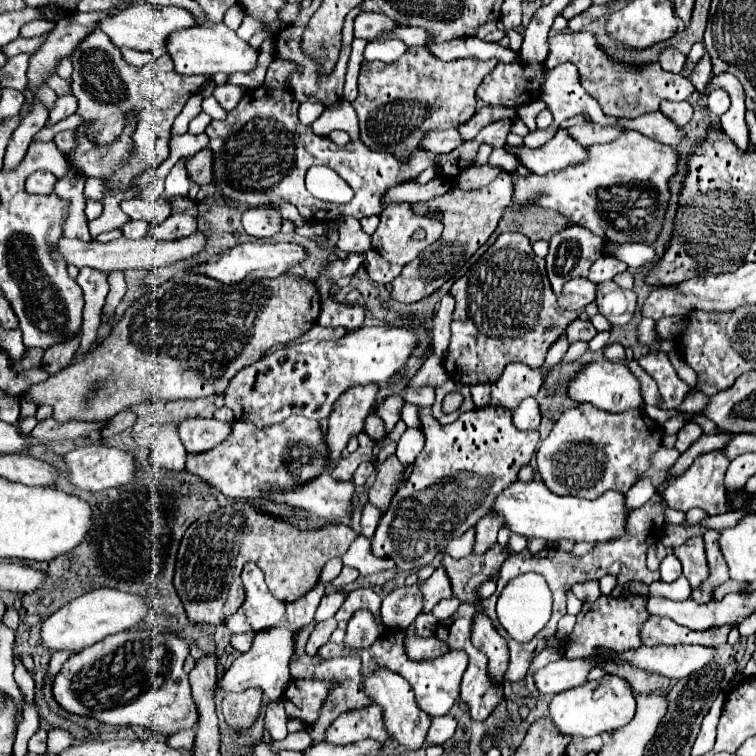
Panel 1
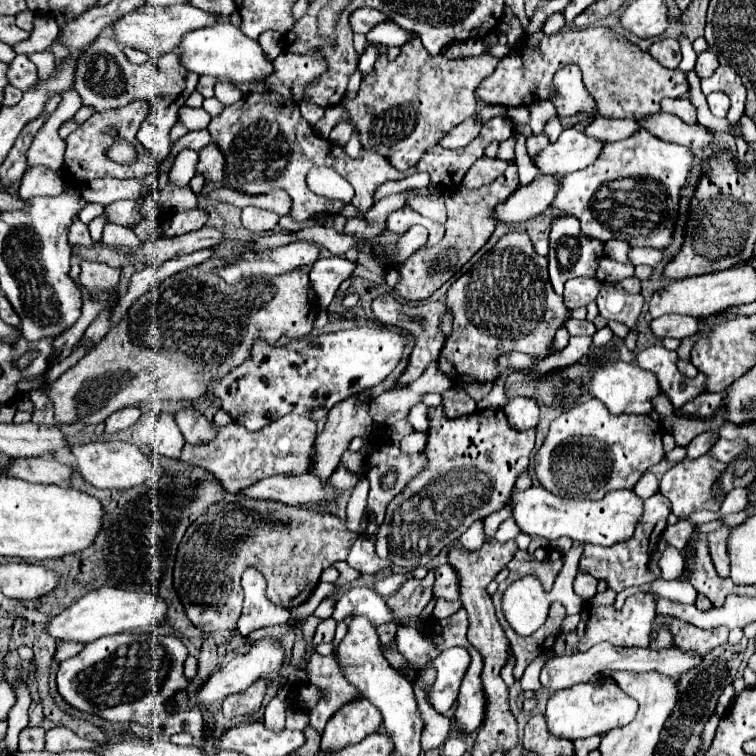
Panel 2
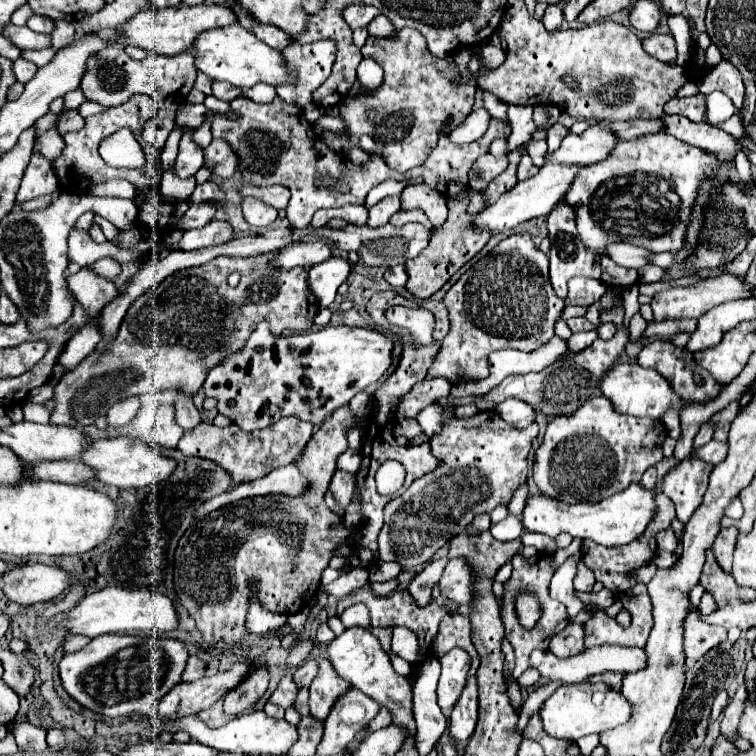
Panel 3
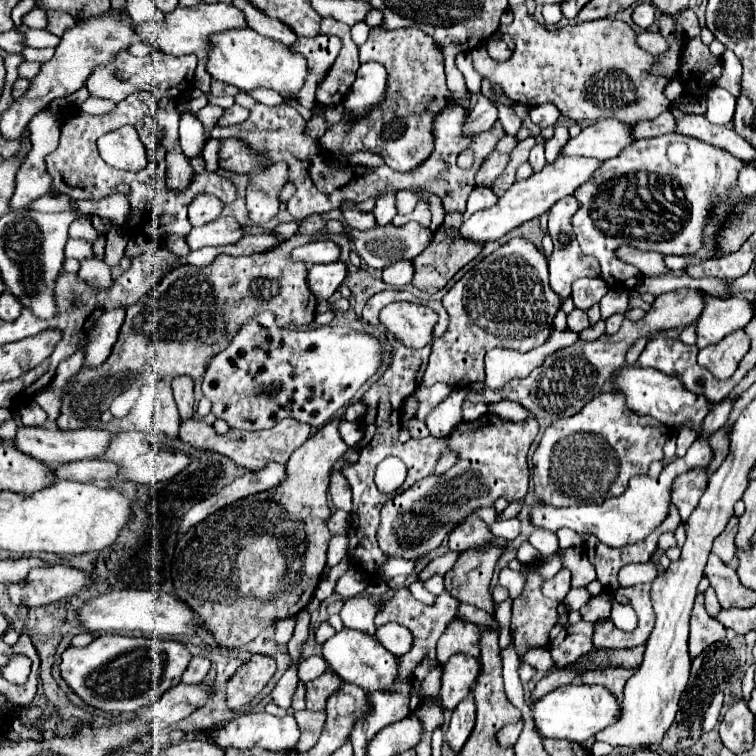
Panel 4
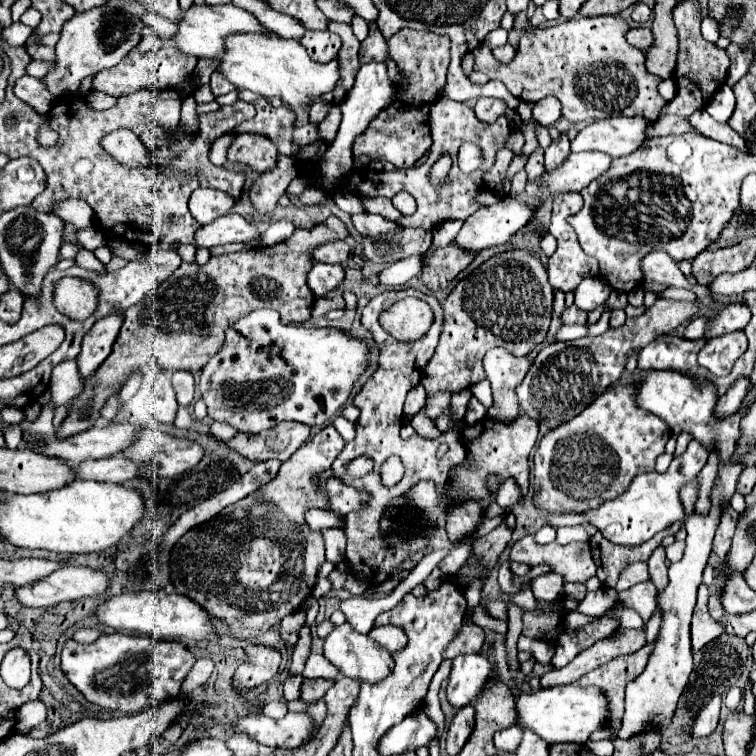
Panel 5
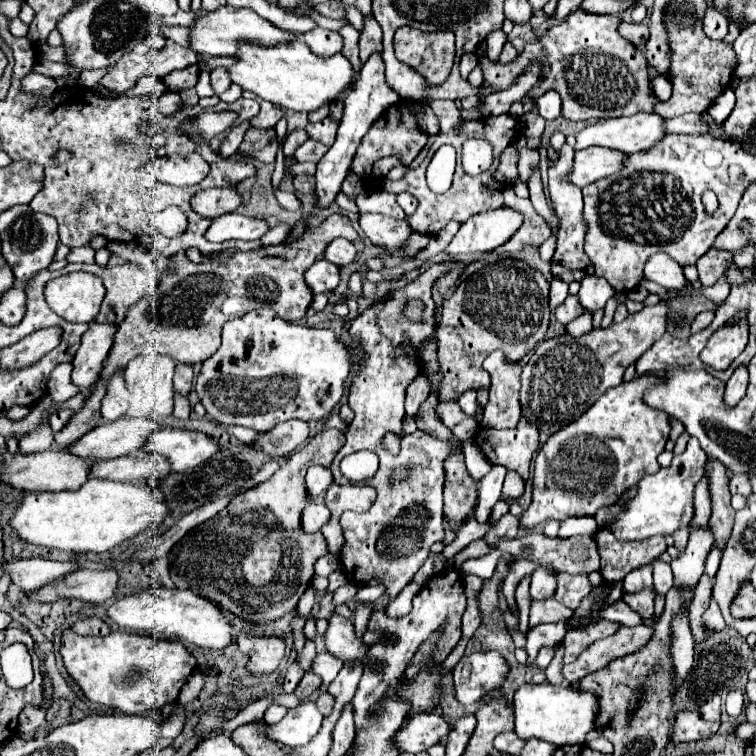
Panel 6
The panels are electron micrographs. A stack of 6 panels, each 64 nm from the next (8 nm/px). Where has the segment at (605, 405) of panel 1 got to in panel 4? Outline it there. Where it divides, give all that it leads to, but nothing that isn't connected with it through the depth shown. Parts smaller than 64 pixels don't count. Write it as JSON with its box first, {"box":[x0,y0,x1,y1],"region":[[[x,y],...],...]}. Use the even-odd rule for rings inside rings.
{"box":[612,366,710,436],"region":[[[624,366],[612,382],[616,384],[618,392],[624,392],[626,404],[634,412],[648,414],[666,426],[678,428],[678,426],[688,424],[690,428],[694,428],[698,432],[698,436],[702,434],[702,422],[710,410],[710,402],[706,396],[698,396],[698,394],[690,392],[680,380],[676,380],[676,376],[668,376],[668,374],[652,370],[652,368]]]}

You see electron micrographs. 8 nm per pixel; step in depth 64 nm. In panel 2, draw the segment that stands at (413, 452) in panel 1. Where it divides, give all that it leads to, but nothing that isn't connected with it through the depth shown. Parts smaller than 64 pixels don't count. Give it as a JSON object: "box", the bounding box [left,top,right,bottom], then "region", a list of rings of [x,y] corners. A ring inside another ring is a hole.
{"box":[400,431,428,452],"region":[[[415,431],[414,434],[402,438],[400,448],[404,448],[404,452],[420,452],[420,450],[426,448],[427,440],[428,434]]]}

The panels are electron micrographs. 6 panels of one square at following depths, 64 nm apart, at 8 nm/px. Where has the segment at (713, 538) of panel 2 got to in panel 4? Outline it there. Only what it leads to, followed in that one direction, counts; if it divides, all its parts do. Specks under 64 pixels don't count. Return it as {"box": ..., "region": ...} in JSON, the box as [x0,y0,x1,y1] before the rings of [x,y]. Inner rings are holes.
{"box":[712,516,738,564],"region":[[[732,516],[724,528],[724,532],[714,540],[714,546],[712,546],[712,552],[724,560],[726,564],[734,558],[734,536],[738,532],[738,518]]]}

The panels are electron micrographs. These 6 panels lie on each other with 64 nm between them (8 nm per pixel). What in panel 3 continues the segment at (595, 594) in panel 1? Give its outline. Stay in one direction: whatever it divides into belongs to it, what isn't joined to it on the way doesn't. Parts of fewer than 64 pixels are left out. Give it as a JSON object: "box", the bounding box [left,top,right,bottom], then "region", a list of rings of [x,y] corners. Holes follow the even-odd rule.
{"box":[574,560,596,592],"region":[[[578,560],[578,566],[576,566],[576,578],[574,578],[574,588],[580,590],[580,592],[590,592],[592,590],[592,584],[596,582],[594,578],[594,572],[582,562]]]}

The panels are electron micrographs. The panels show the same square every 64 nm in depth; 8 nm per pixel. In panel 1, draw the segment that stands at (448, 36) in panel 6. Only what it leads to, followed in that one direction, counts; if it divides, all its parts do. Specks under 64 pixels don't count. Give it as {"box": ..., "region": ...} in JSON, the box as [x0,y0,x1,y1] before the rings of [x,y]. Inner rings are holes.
{"box":[352,46,498,164],"region":[[[410,46],[392,64],[362,64],[358,78],[358,98],[352,102],[360,120],[360,138],[370,150],[390,152],[406,164],[424,136],[432,130],[456,128],[476,112],[476,90],[498,60],[460,58],[442,62],[426,46]]]}

